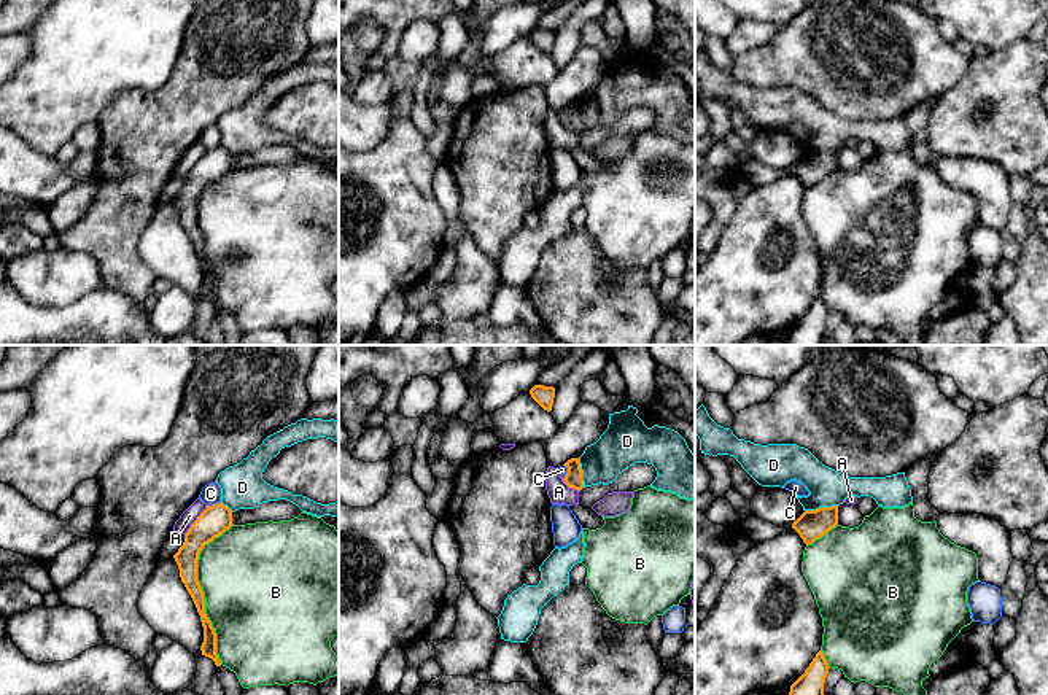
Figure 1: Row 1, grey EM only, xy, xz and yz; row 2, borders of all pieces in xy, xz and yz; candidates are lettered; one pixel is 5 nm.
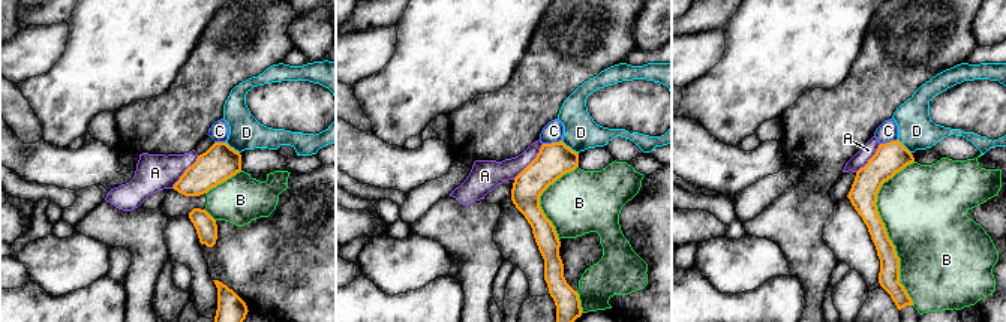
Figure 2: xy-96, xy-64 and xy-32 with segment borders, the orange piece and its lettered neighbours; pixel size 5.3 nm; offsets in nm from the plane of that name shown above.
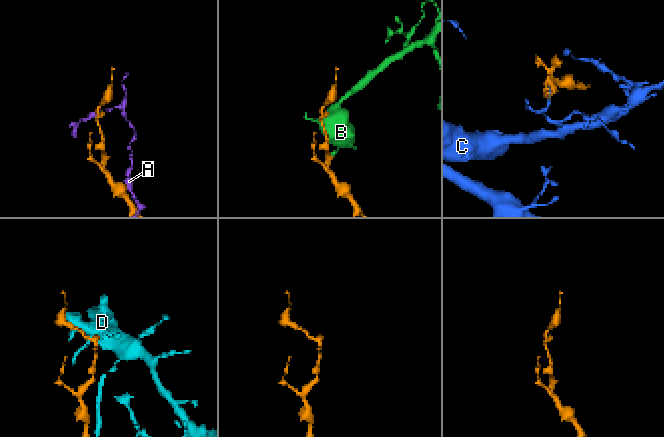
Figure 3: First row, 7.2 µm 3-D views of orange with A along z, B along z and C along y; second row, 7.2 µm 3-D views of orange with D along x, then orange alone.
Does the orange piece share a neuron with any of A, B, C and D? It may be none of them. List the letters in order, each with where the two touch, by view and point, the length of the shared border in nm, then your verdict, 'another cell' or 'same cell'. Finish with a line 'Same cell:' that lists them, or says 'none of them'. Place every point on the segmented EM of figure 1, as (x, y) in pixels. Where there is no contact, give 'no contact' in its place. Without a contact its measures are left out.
A: contact xy (196, 520); length 190 nm; another cell
B: contact xy (201, 590); length 700 nm; another cell
C: contact xy (213, 504); length 80 nm; another cell
D: contact yz (821, 508); length 170 nm; another cell
Same cell: none of them

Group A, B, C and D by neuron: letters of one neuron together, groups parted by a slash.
A / B / C / D

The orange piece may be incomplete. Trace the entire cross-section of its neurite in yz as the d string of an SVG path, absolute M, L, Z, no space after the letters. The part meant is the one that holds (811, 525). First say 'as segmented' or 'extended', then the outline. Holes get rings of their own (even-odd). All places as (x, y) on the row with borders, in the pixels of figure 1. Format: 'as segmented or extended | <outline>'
as segmented | M838 506L819 507L816 511L805 511L792 528L800 534L803 542L813 544L832 528L838 525Z

